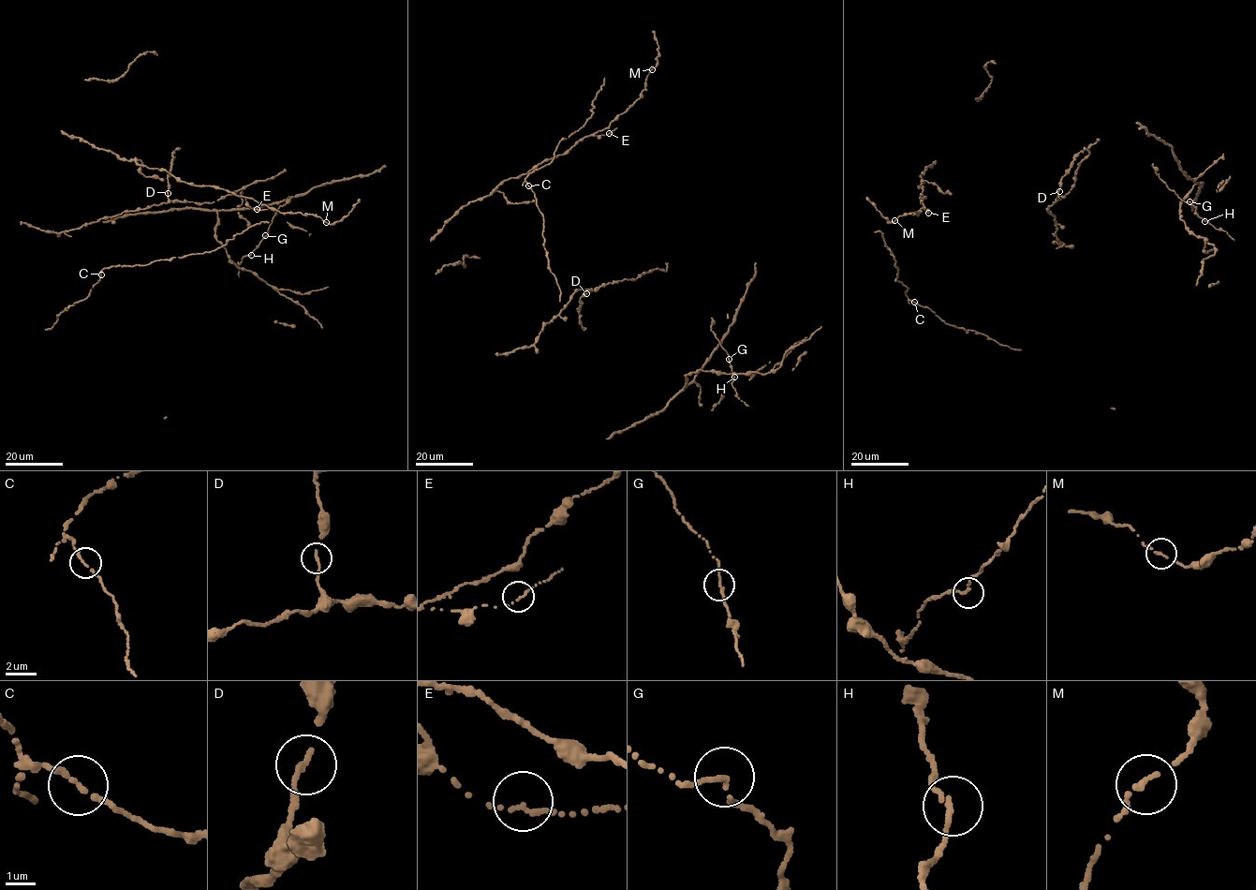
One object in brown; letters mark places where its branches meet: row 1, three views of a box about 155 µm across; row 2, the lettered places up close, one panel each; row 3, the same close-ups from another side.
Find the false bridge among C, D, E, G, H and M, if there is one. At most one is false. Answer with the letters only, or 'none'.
none

